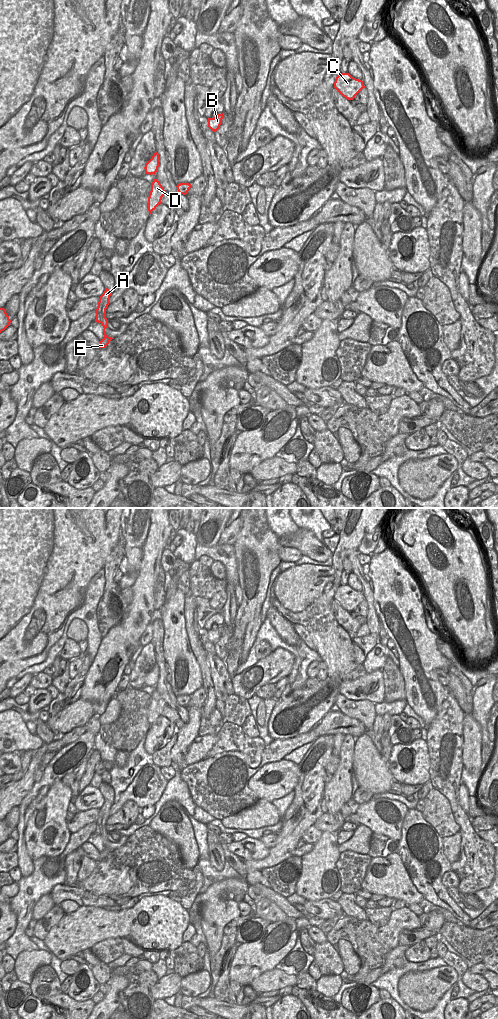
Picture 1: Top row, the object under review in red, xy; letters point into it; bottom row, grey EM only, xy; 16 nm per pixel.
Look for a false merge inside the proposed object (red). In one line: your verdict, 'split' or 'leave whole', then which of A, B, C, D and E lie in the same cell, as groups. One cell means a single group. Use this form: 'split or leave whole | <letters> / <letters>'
leave whole | A B C D E

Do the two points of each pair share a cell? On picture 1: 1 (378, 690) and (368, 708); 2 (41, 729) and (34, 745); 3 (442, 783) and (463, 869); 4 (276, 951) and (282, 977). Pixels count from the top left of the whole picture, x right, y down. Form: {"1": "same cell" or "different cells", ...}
{"1": "different cells", "2": "different cells", "3": "same cell", "4": "different cells"}

